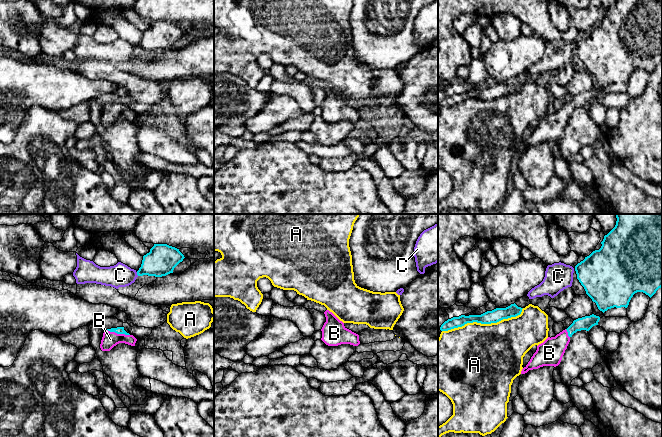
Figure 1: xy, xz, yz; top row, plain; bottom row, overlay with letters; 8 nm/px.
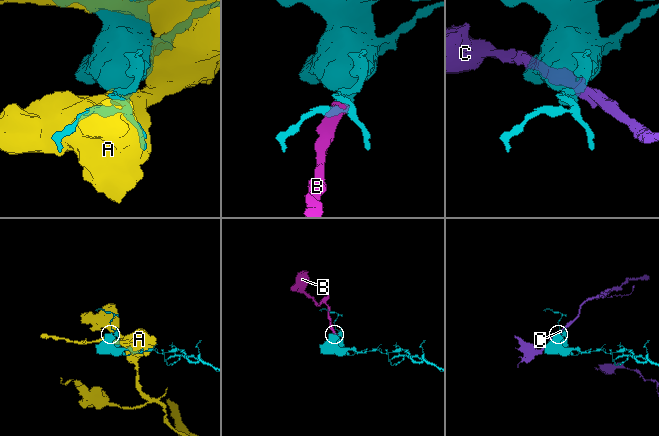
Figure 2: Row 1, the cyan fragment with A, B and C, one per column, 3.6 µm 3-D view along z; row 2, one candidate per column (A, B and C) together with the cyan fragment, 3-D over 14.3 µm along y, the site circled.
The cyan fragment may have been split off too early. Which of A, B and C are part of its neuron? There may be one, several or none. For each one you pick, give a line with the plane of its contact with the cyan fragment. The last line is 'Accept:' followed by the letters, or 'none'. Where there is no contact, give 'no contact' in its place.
B: contact in xy
Accept: B

